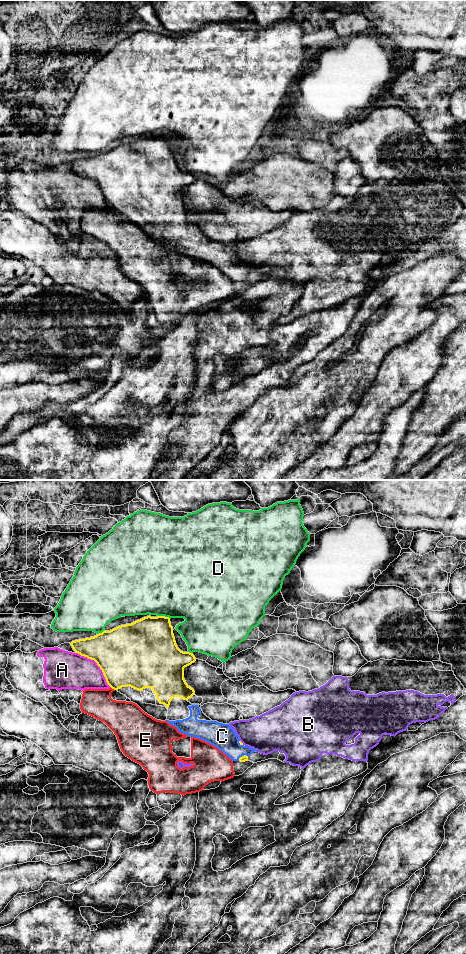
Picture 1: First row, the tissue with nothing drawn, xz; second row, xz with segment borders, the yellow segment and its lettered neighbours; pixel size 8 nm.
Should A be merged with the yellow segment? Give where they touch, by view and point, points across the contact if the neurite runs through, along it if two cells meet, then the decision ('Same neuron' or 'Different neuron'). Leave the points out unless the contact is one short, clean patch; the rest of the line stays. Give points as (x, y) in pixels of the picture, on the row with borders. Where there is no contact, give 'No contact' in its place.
Touches yellow at xz (97, 664). Different neuron

